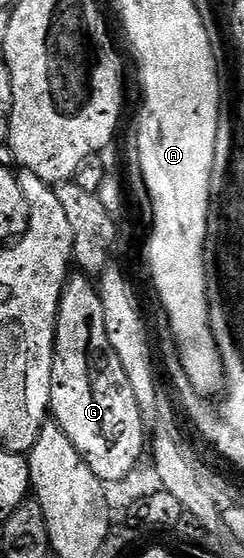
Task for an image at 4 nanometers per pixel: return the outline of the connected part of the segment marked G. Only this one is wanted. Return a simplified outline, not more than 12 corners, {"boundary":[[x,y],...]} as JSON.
{"boundary":[[91,277],[64,283],[51,417],[105,484],[146,454],[145,411]]}

